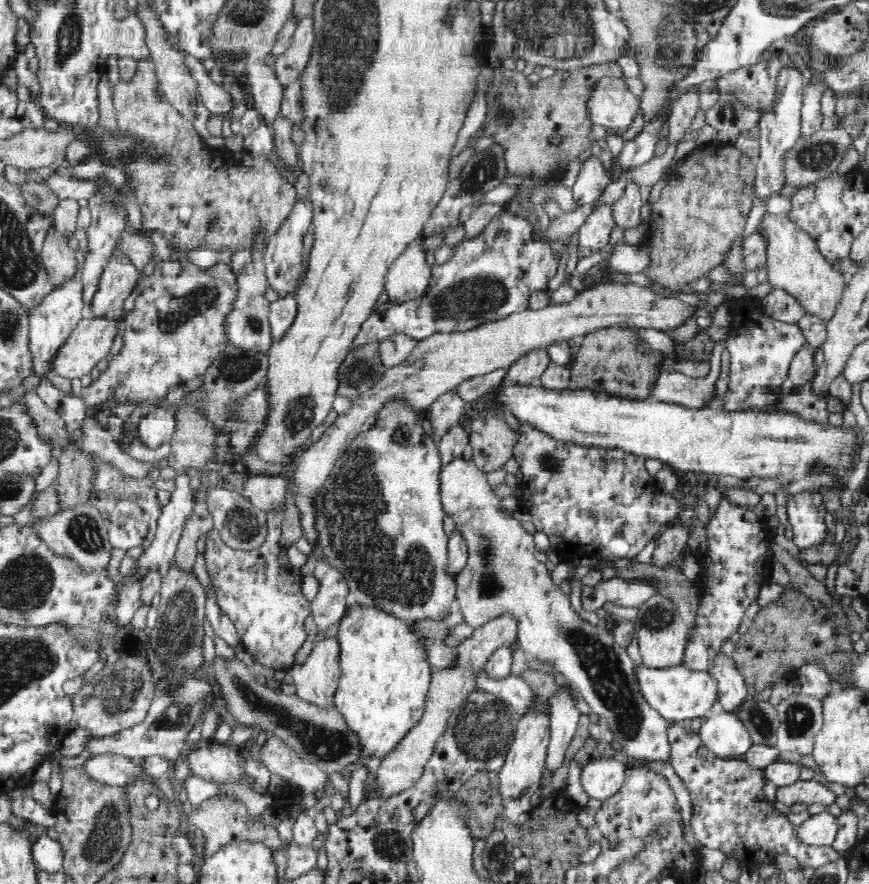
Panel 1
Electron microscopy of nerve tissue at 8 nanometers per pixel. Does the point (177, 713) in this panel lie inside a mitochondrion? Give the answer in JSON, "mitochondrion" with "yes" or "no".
{"mitochondrion":"yes"}

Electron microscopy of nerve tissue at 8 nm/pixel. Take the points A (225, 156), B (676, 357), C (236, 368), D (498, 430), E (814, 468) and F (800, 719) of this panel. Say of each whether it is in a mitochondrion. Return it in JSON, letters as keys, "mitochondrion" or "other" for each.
{"A":"other","B":"other","C":"mitochondrion","D":"other","E":"mitochondrion","F":"mitochondrion"}

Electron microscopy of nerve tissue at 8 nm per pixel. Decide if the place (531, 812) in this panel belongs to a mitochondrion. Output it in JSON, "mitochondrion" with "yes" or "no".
{"mitochondrion":"no"}

